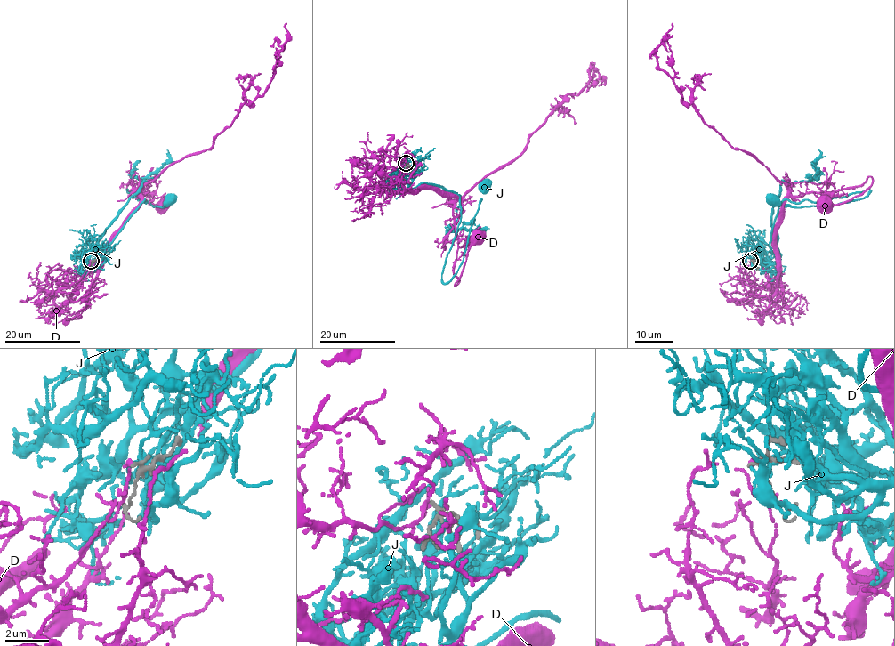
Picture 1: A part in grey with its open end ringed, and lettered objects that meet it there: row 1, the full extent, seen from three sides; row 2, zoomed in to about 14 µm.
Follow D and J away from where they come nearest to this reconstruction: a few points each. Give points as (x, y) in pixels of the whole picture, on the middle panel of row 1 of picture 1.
D: (406, 163), (382, 166), (378, 176), (395, 191), (435, 189), (455, 198), (456, 285), (472, 238), (478, 238)
J: (409, 167), (400, 180), (403, 191), (426, 182), (459, 197), (460, 222), (444, 283), (463, 261), (484, 188)

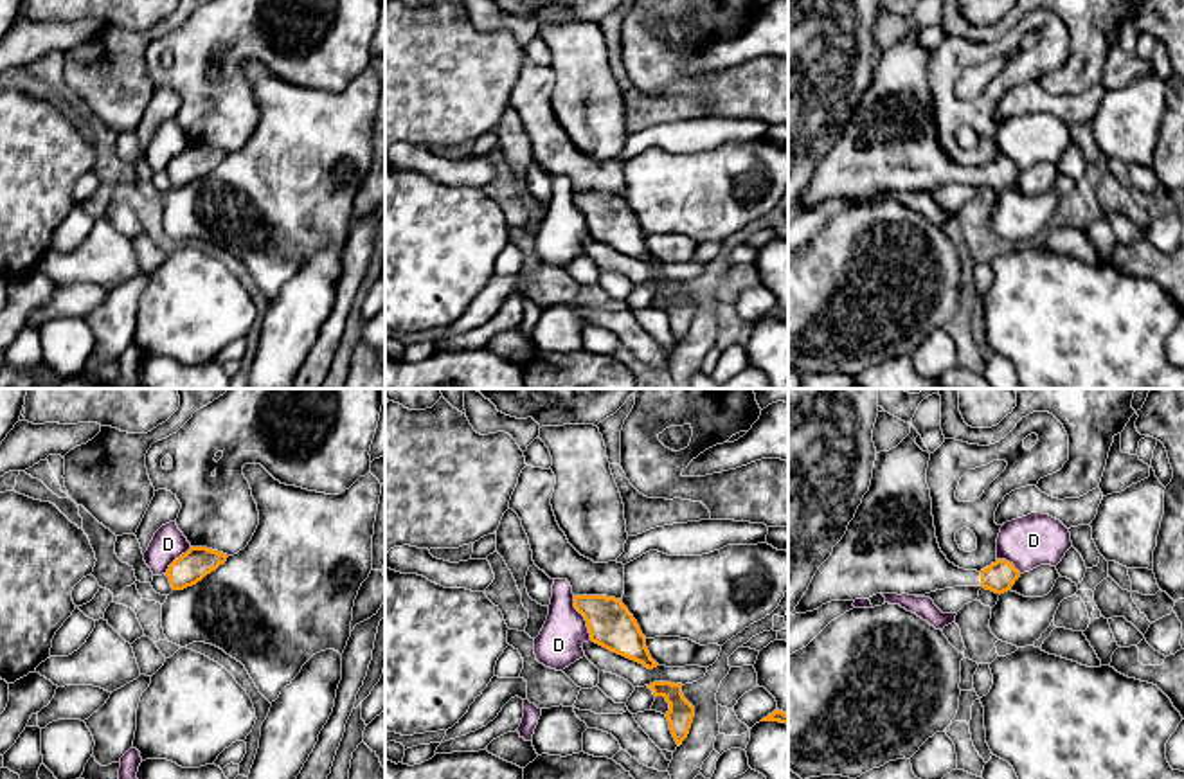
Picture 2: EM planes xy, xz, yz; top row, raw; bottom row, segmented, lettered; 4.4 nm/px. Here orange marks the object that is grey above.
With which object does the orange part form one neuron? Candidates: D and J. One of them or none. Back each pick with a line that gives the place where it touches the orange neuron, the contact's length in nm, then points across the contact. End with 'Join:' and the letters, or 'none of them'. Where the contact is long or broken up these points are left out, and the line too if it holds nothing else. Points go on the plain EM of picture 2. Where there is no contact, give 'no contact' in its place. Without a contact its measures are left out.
Join: none of them

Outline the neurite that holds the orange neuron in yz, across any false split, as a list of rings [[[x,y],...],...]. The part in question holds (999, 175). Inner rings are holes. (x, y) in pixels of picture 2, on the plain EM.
[[[912,20],[909,22],[910,31],[896,45],[876,50],[869,88],[792,212],[813,209],[831,198],[869,196],[876,191],[925,193],[936,187],[979,182],[995,191],[1004,191],[1020,175],[1015,162],[1006,157],[997,157],[977,169],[955,164],[941,149],[927,81],[930,50],[916,41],[919,31]]]

